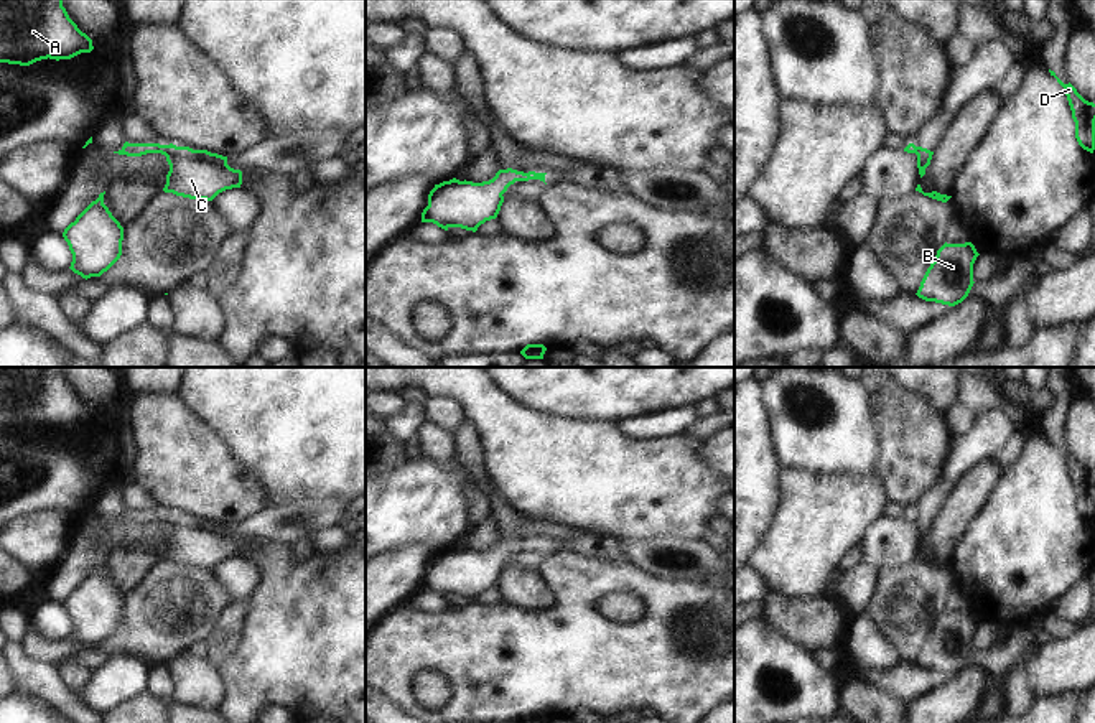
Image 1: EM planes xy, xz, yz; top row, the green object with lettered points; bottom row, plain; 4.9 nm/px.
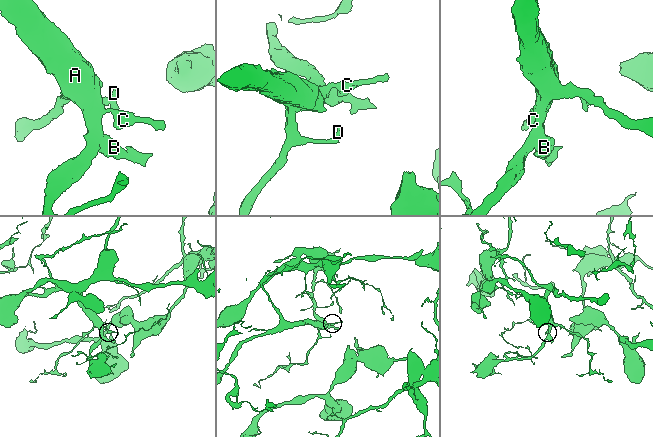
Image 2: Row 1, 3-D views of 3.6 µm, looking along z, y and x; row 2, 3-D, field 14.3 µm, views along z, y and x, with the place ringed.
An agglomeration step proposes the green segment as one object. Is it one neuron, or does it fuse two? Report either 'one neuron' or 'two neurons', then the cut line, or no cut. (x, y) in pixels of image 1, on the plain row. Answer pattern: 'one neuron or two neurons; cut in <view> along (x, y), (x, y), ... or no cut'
two neurons; cut in xy along (167, 524), (177, 529), (205, 529), (226, 534)

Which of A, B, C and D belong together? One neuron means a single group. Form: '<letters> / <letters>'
A B D / C

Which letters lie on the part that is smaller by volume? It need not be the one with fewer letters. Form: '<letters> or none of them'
C.

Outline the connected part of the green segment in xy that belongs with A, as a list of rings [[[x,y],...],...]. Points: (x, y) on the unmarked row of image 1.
[[[0,367],[0,431],[30,435],[94,418],[63,375],[63,367]]]

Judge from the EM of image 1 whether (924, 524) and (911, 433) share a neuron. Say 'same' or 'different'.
different

